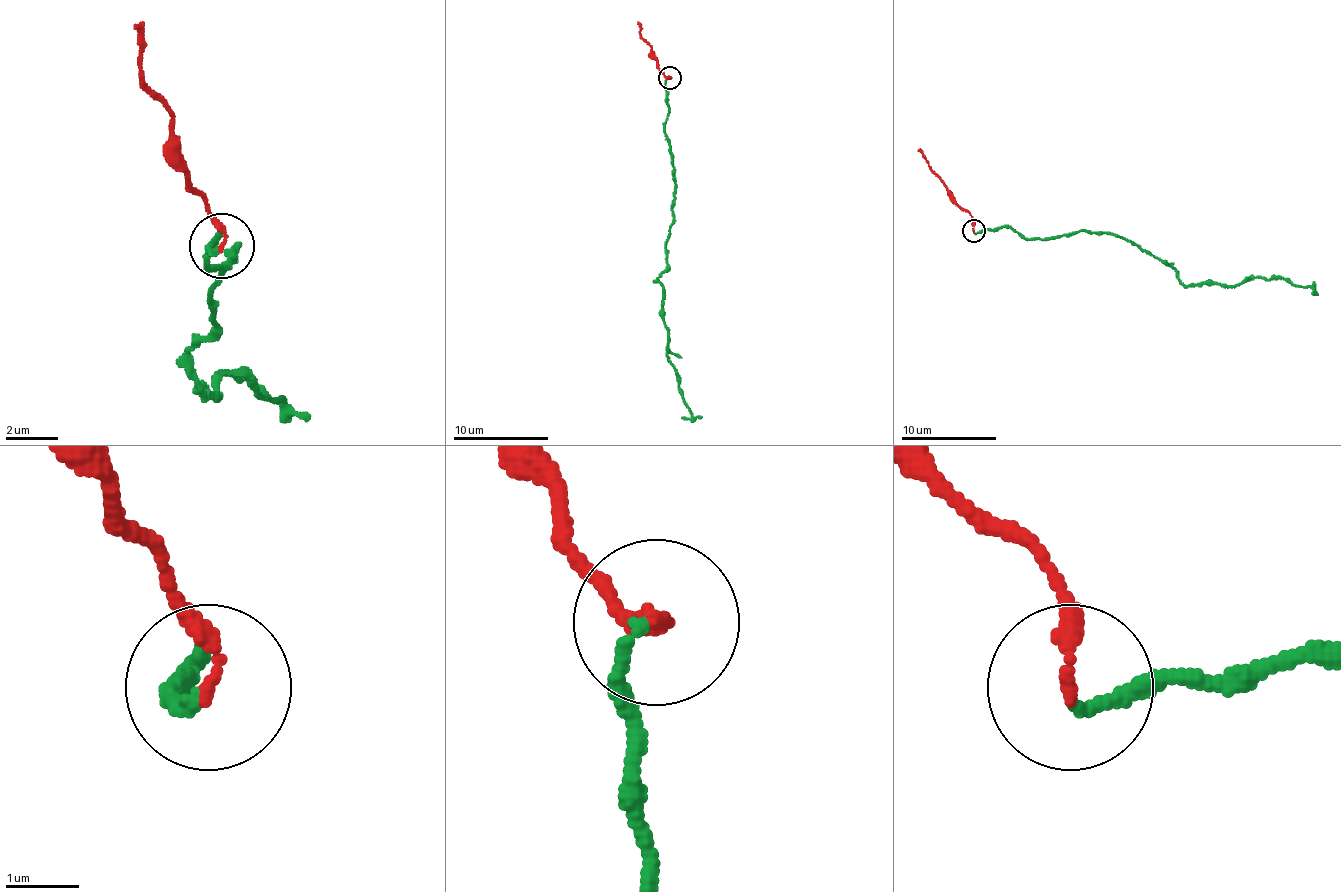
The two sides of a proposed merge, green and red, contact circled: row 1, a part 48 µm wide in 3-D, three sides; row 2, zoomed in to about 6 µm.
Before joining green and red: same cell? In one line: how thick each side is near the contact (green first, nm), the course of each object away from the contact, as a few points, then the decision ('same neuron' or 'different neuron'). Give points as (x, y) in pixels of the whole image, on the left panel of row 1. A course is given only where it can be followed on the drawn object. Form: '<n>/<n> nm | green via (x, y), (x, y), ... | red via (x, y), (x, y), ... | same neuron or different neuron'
150/220 nm | green via (220, 248), (220, 235), (207, 267), (233, 254), (194, 352), (200, 397), (220, 378), (246, 378), (311, 417) | red via (220, 248), (207, 202), (187, 176), (174, 111), (142, 78), (142, 20) | different neuron

